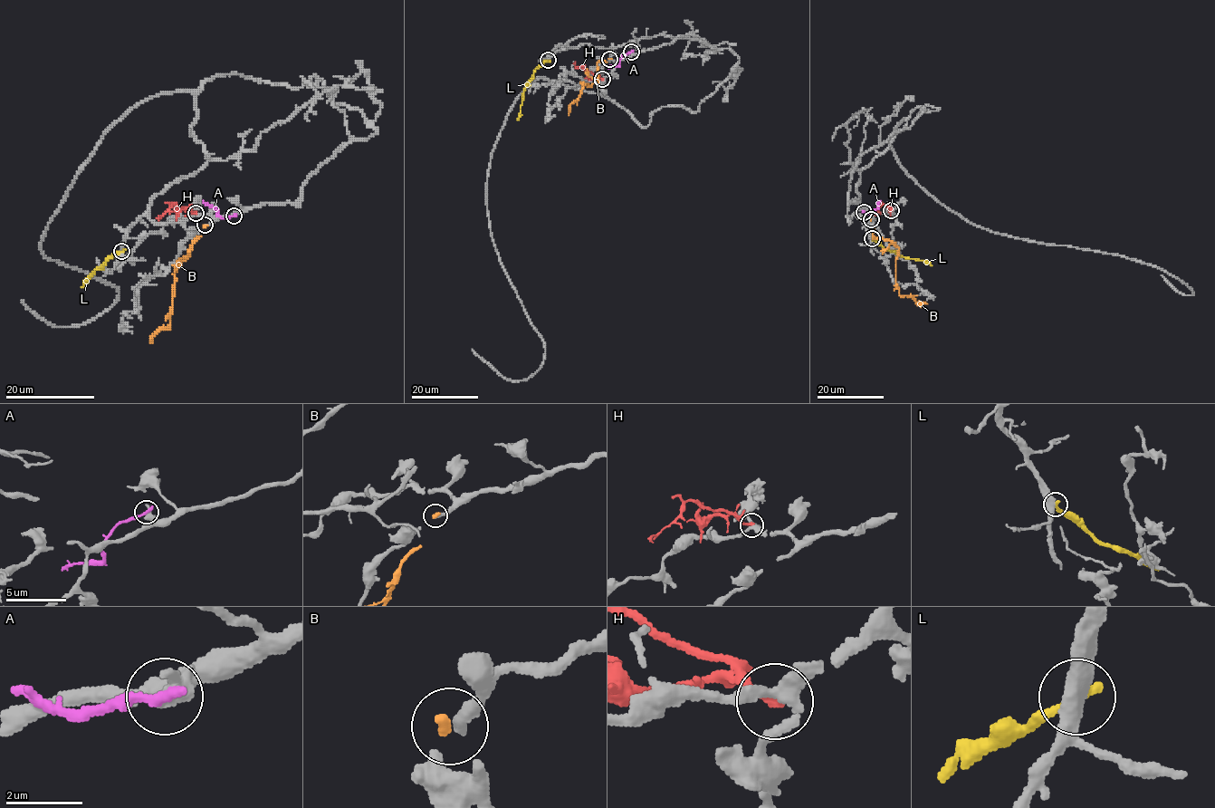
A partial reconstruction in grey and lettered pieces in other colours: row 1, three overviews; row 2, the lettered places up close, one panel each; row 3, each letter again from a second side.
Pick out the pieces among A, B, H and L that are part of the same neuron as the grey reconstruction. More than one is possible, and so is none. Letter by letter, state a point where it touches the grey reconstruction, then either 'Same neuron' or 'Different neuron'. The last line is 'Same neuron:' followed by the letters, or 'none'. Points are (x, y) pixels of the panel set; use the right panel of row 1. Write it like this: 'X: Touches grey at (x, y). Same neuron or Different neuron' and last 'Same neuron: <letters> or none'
A: Touches grey at (864, 212). Different neuron
B: Touches grey at (871, 219). Different neuron
H: Touches grey at (891, 210). Different neuron
L: Touches grey at (872, 238). Different neuron
Same neuron: none

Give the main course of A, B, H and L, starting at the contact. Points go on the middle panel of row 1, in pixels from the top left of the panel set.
A: (631, 52), (626, 52), (618, 64), (607, 68)
B: (609, 59), (597, 62), (597, 78), (590, 86), (585, 82), (581, 93), (569, 105), (569, 114)
H: (603, 80), (577, 67), (575, 62)
L: (547, 61), (535, 71), (525, 86), (517, 120)

